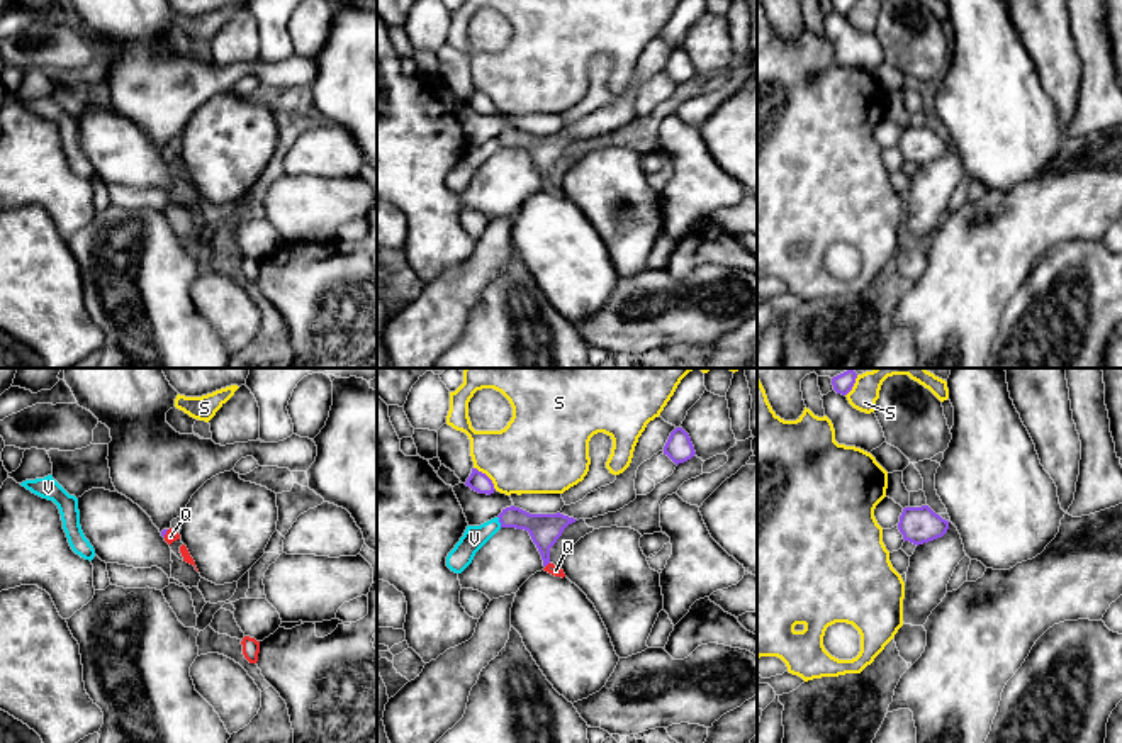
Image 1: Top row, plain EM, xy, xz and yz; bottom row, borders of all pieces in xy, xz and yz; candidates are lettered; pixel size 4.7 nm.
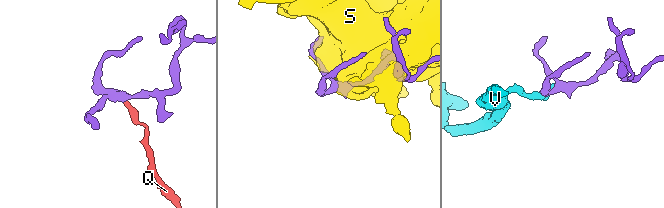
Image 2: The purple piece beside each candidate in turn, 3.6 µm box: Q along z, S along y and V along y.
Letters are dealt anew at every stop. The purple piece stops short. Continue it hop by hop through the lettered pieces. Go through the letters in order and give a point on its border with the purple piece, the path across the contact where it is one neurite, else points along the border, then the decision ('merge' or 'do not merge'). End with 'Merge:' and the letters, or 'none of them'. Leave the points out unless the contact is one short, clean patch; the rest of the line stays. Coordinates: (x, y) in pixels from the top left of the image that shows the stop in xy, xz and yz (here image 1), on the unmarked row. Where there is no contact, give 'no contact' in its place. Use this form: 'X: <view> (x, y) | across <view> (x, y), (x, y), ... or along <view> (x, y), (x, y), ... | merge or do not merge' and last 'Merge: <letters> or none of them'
Q: xz (547, 184) | across xz (545, 150), (547, 184), (555, 190) | merge
S: xz (488, 97) | do not merge
V: xz (499, 141) | along xz (498, 136), (501, 146) | do not merge
Merge: Q

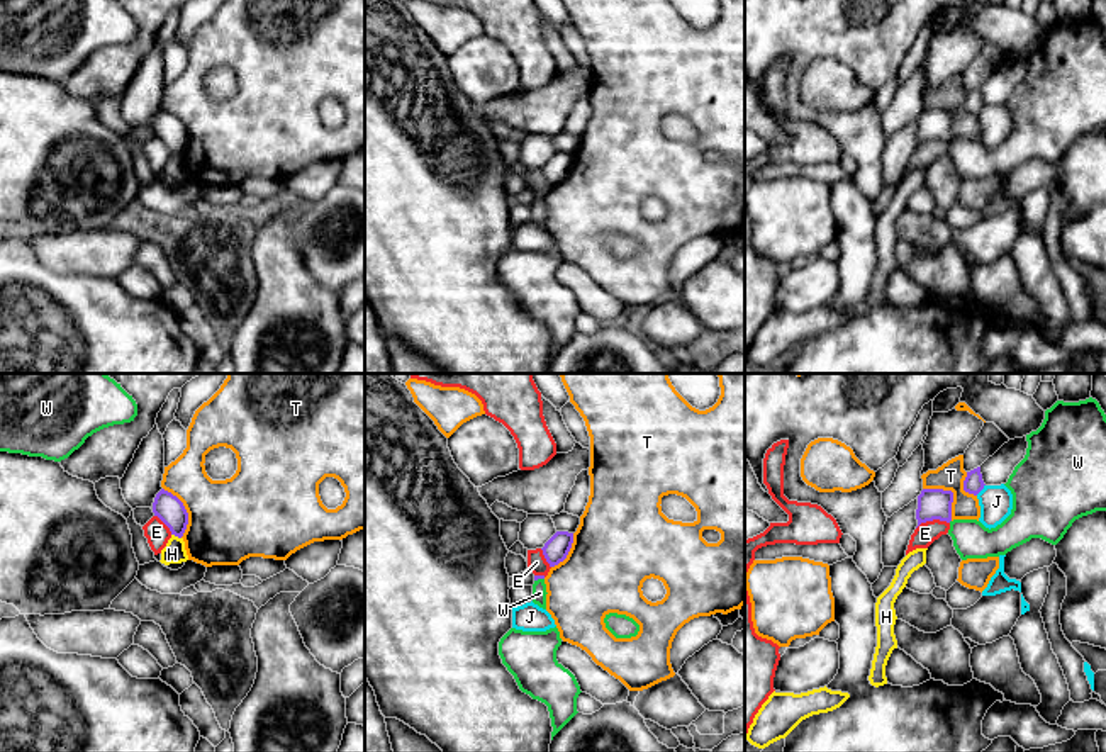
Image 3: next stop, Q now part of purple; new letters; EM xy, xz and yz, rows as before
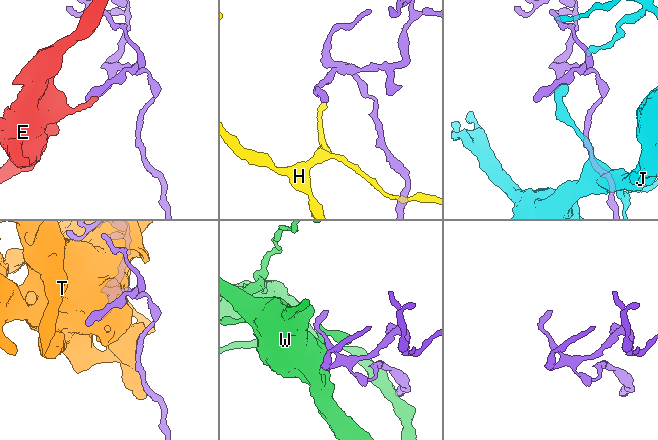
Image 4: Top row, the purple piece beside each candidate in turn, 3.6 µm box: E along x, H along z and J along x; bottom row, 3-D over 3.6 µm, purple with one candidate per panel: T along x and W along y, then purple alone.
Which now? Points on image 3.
E: yz (932, 140) | along yz (949, 141), (927, 140), (916, 148) | do not merge
H: xy (177, 155) | along xy (172, 153), (180, 158) | do not merge
J: yz (981, 109) | along yz (984, 104), (976, 114) | do not merge
T: yz (952, 112) | do not merge
W: xz (538, 197) | do not merge
Merge: none of them

